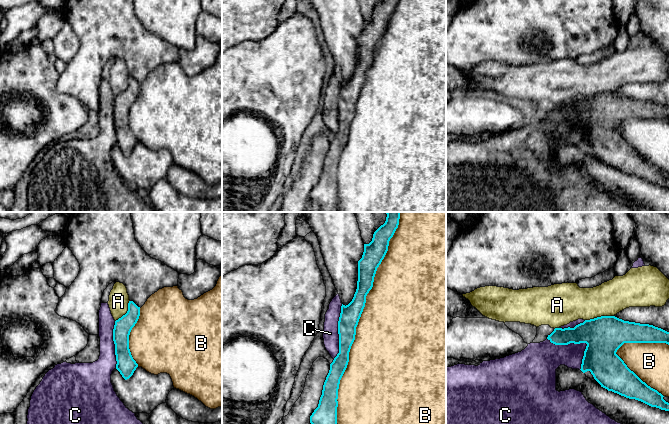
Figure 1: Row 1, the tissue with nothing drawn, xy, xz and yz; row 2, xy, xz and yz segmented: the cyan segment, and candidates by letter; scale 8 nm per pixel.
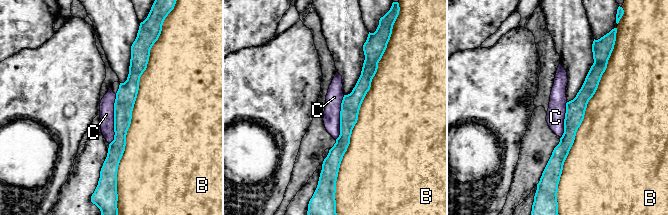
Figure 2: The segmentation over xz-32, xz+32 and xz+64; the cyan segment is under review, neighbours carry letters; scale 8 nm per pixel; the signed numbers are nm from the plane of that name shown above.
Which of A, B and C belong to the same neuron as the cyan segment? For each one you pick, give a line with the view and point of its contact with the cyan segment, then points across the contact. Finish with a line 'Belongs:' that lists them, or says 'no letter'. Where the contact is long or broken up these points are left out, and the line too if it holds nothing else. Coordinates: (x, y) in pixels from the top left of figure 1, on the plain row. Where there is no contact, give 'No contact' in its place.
Belongs: no letter

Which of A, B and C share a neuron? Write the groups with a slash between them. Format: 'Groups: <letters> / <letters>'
Groups: A / B / C

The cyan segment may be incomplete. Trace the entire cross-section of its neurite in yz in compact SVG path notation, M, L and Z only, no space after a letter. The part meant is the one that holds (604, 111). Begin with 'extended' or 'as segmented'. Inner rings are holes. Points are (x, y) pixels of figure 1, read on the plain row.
as segmented; M601 92L585 96L574 104L555 104L547 115L555 121L586 119L580 145L583 149L590 147L601 163L608 167L669 187L669 179L663 175L664 172L643 158L616 130L624 119L666 119L669 121L669 108L649 100L624 97L615 92Z

